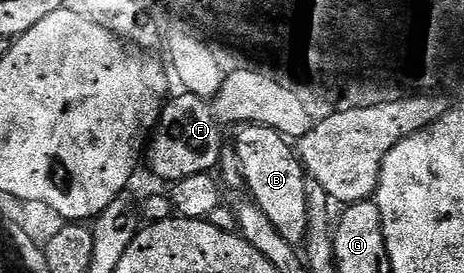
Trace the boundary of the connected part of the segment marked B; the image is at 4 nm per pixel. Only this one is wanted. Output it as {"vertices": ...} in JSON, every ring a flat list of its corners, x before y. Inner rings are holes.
{"vertices":[[247,124,240,129,241,132,237,136,237,141,231,149,232,155,237,162,237,170,241,173,244,187,249,187,252,203,258,204,263,210,263,214,267,214,267,218,271,218,271,226,275,226,275,230,279,230,279,234,283,234,283,238,291,245,297,246,305,239,305,231,309,229,309,198,307,195,307,177,305,169,301,166,301,161,295,151,294,145,285,137,280,136,275,130,265,128,261,124]]}

